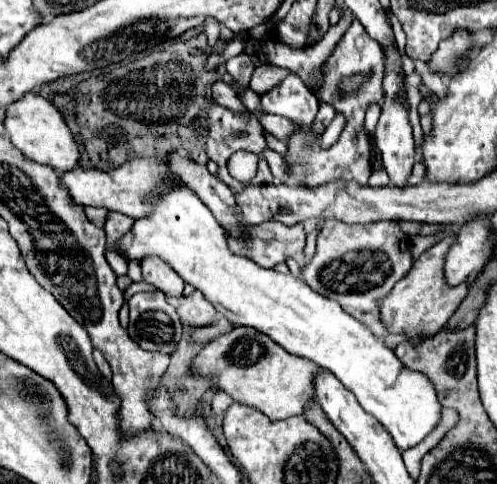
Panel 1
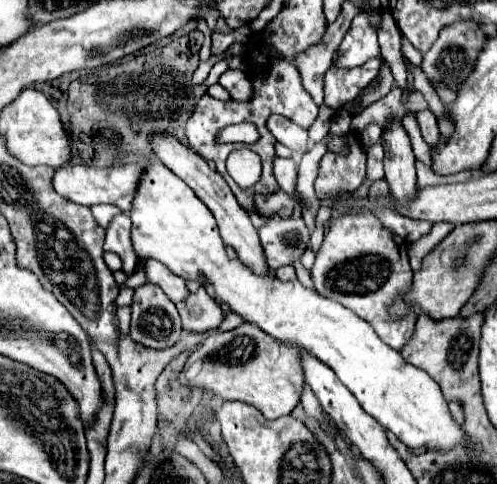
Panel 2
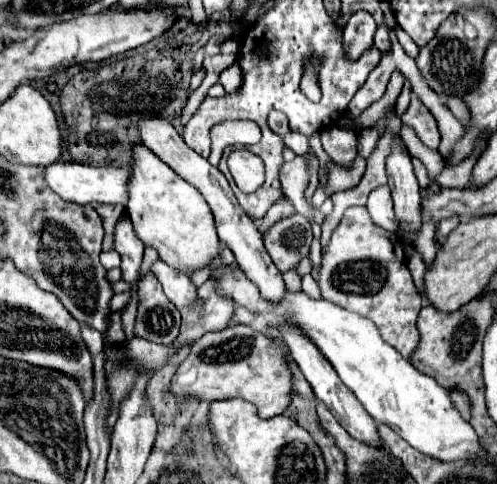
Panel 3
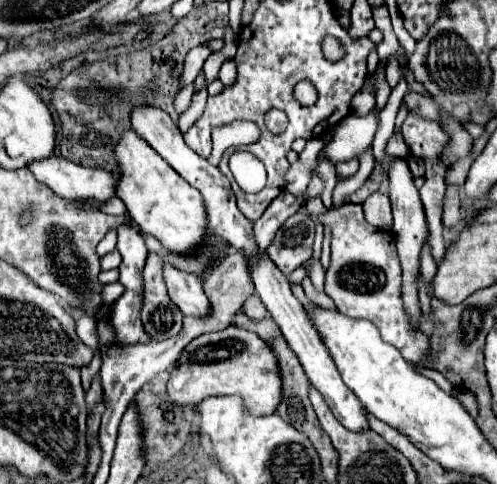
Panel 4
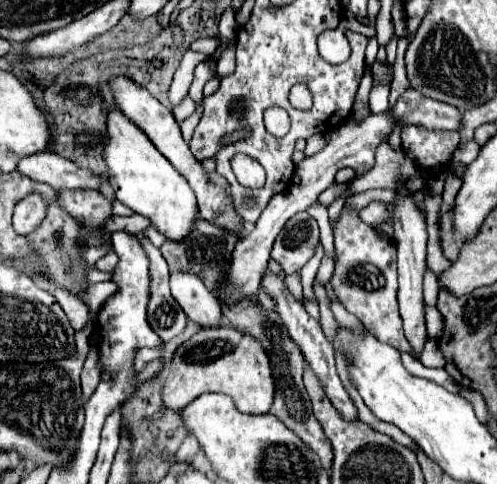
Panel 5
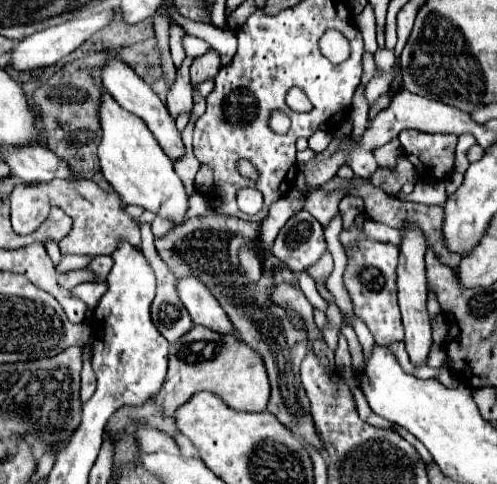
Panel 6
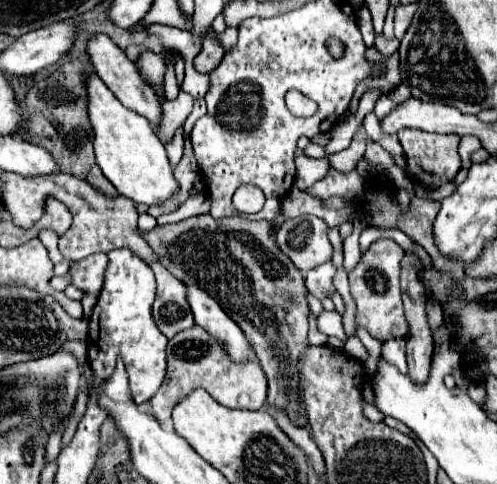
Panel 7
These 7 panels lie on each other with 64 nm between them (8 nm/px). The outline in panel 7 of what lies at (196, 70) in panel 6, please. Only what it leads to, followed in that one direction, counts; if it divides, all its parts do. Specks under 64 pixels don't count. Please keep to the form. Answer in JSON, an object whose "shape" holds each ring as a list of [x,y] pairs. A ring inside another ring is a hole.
{"shape":[[[206,38],[202,52],[194,58],[194,68],[200,74],[208,74],[208,72],[212,72],[212,68],[216,68],[216,64],[220,64],[220,58],[222,56],[224,56],[222,46],[216,40]]]}

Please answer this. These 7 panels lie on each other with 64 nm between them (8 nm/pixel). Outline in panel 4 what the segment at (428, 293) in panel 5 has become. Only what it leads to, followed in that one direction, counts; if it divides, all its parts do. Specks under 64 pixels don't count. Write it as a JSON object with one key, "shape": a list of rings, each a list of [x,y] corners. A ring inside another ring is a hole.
{"shape":[[[428,238],[424,240],[424,248],[422,248],[422,260],[420,260],[420,270],[422,270],[424,282],[426,282],[426,286],[428,286],[428,296],[432,298],[432,290],[430,290],[430,280],[432,280],[432,278],[434,278],[434,274],[436,274],[436,262],[432,260]]]}

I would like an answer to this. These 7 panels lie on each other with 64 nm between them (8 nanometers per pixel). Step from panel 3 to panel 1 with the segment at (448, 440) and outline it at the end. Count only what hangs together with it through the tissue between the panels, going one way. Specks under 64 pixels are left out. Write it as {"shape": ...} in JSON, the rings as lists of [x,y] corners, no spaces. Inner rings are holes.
{"shape":[[[176,188],[162,196],[156,204],[156,210],[150,218],[136,220],[128,234],[124,234],[124,240],[116,244],[116,250],[126,256],[128,260],[142,260],[144,256],[160,256],[164,262],[168,262],[186,284],[194,286],[202,292],[202,296],[234,326],[248,326],[256,328],[256,332],[262,332],[270,336],[274,342],[278,342],[282,348],[286,348],[290,354],[306,358],[316,362],[318,366],[330,370],[360,402],[360,406],[372,414],[394,438],[400,452],[416,446],[424,440],[426,434],[434,430],[434,426],[440,420],[440,402],[436,398],[436,390],[432,382],[414,370],[408,370],[400,364],[400,360],[394,356],[392,350],[388,350],[384,344],[380,344],[370,328],[344,312],[340,304],[334,300],[328,300],[320,294],[316,294],[302,278],[296,278],[292,274],[280,274],[276,270],[260,268],[256,262],[252,262],[246,256],[236,256],[230,252],[226,242],[226,230],[218,224],[218,220],[212,216],[212,212],[186,188]]]}

